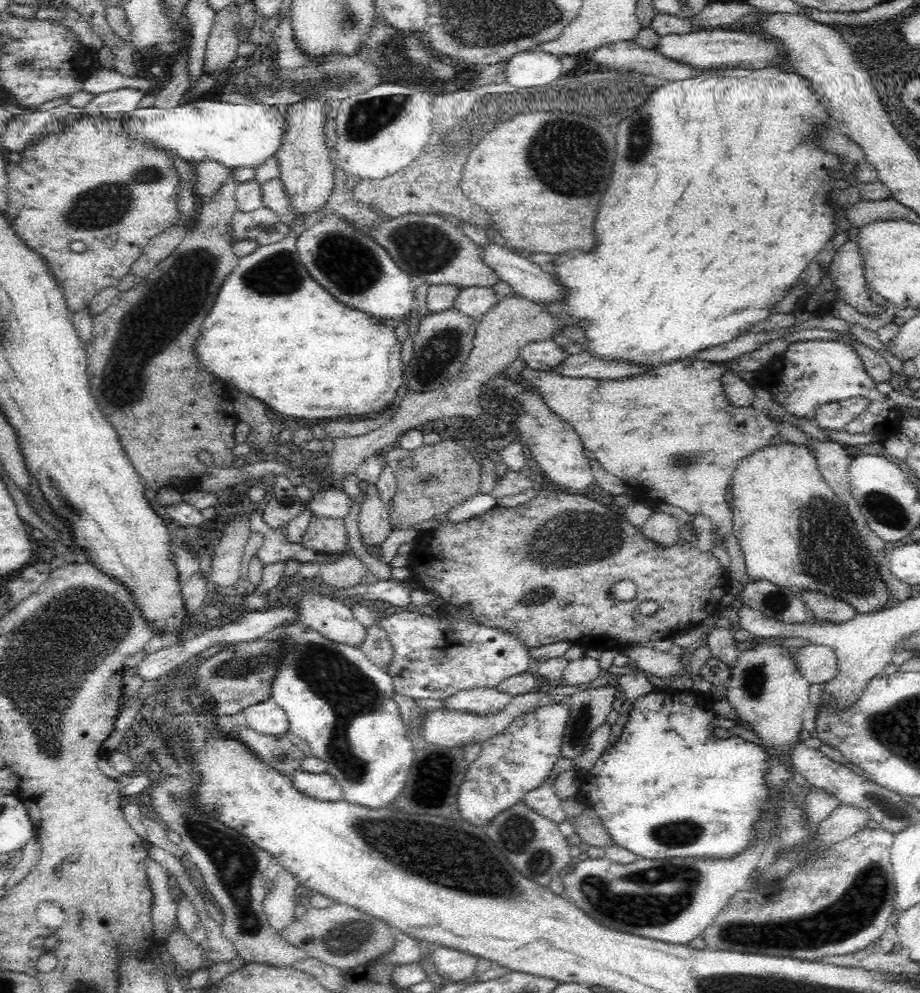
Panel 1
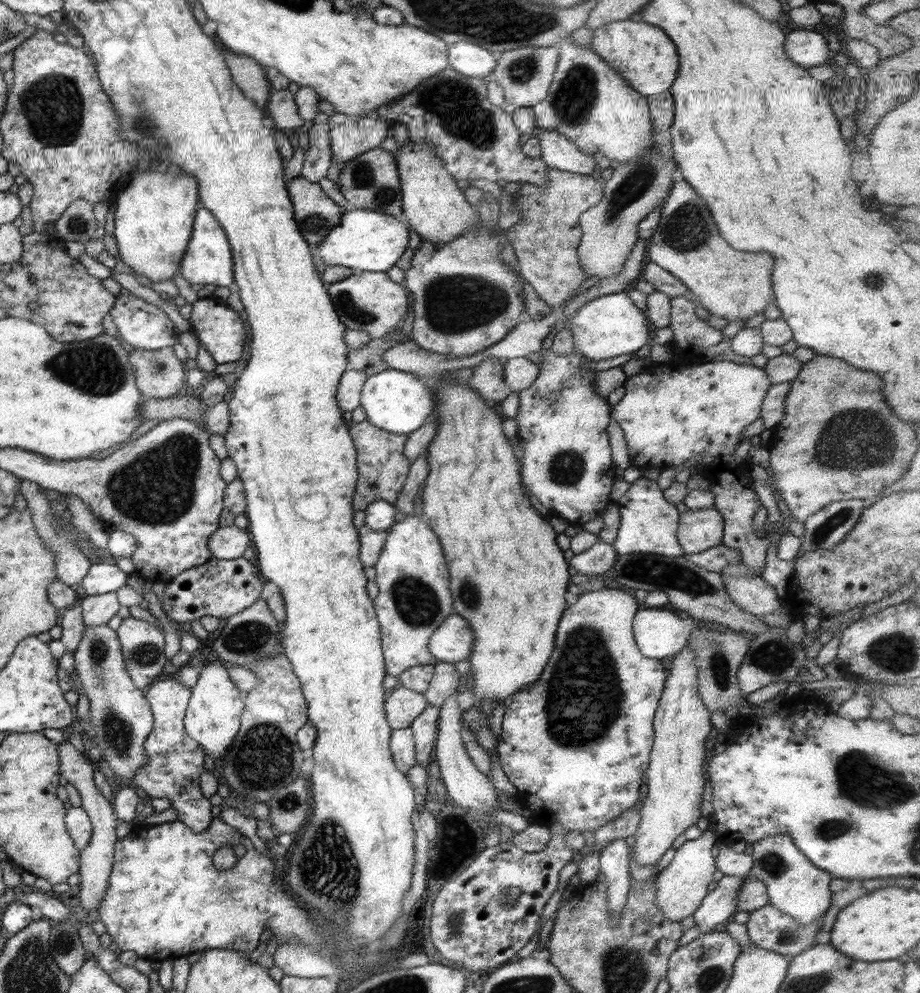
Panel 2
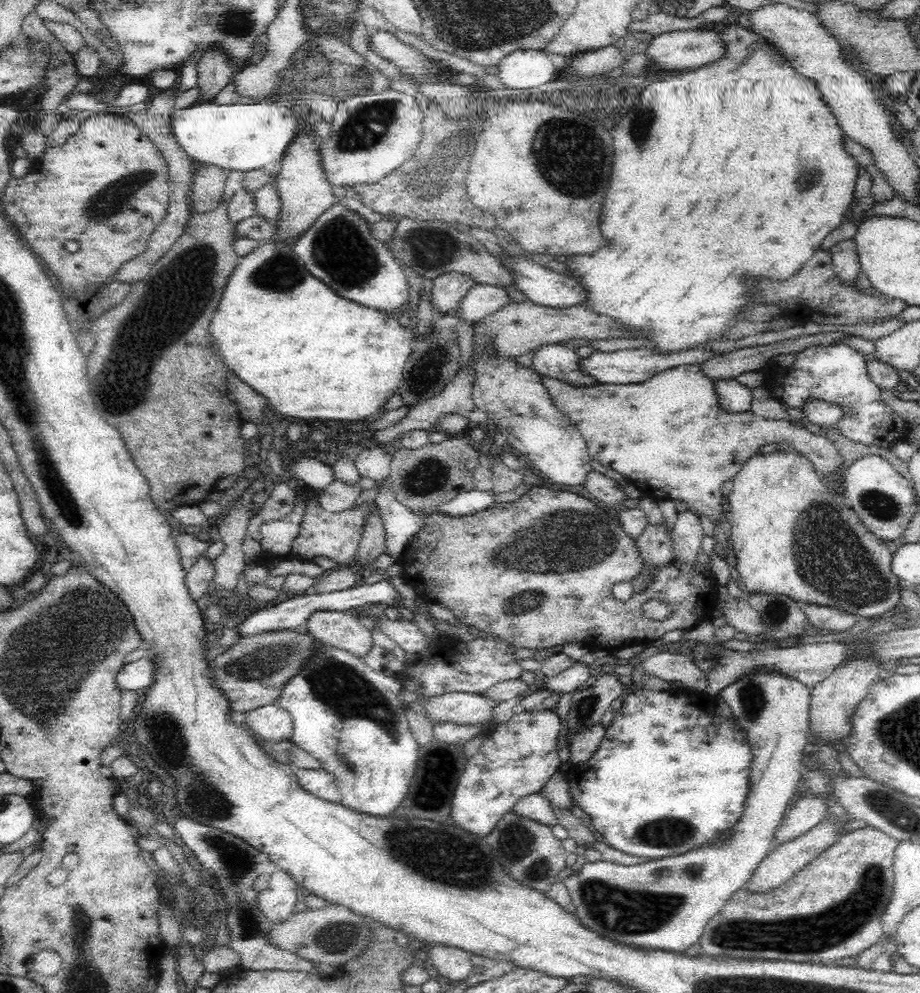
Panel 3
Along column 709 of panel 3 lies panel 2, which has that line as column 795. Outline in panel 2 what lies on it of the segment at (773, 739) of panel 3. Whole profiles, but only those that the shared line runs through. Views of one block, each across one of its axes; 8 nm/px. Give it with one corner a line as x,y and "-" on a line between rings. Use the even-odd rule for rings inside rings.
787,834
765,836
752,844
753,866
748,876
760,880
767,888
768,905
791,916
797,924
811,924
815,918
822,916
831,905
829,880
831,876
824,870
813,866
807,858
797,850
793,840

